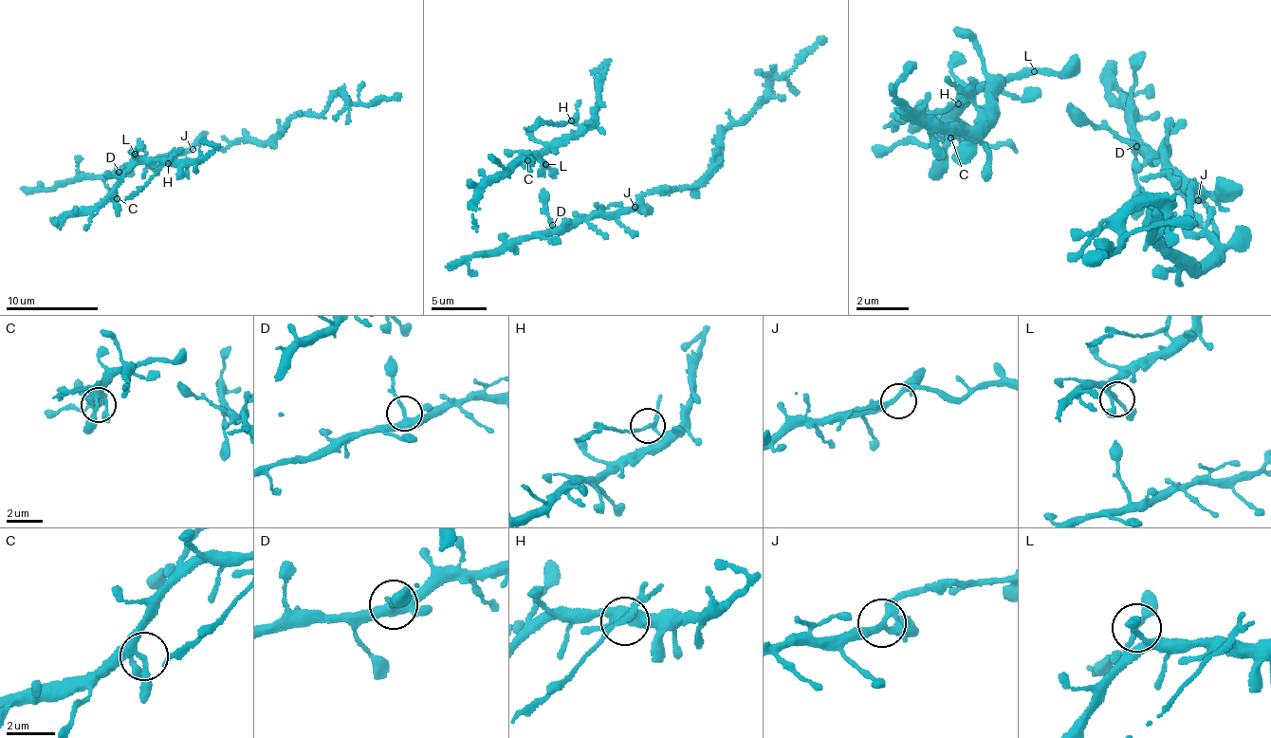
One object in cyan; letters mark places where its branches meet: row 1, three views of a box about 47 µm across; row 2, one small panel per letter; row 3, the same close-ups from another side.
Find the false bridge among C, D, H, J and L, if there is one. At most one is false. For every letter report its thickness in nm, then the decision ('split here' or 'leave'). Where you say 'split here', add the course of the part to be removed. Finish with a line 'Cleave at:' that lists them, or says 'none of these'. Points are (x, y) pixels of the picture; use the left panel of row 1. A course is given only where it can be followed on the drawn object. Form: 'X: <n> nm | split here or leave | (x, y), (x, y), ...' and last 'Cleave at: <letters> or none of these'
C: 240 nm | leave
D: 320 nm | leave
H: 180 nm | split here | (167, 163), (124, 202)
J: 240 nm | leave
L: 200 nm | leave
Cleave at: H

